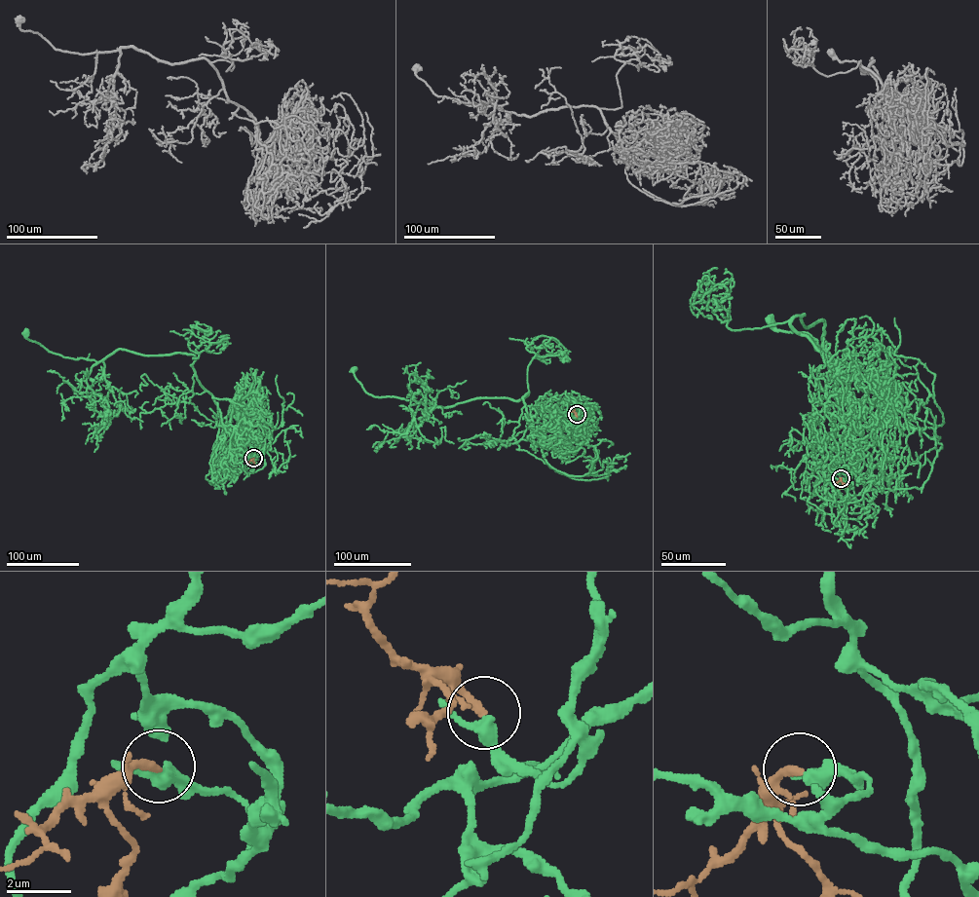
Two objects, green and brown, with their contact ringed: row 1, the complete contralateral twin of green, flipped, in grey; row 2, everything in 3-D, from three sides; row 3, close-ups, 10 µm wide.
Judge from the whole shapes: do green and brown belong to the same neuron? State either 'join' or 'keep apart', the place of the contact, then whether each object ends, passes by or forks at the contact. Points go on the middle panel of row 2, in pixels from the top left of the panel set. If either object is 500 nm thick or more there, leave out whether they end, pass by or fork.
keep apart | (577, 414) | green passes by | brown ends

